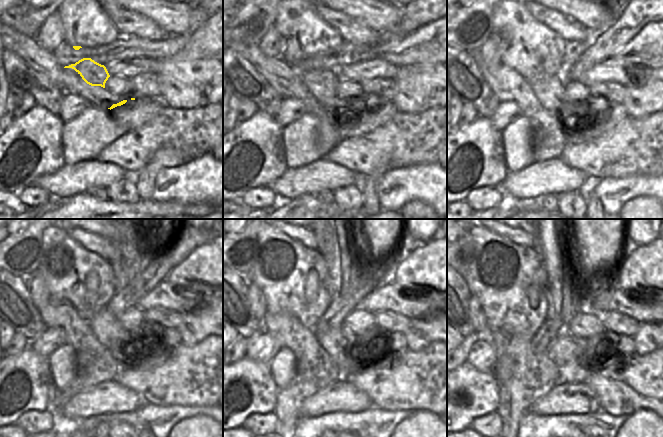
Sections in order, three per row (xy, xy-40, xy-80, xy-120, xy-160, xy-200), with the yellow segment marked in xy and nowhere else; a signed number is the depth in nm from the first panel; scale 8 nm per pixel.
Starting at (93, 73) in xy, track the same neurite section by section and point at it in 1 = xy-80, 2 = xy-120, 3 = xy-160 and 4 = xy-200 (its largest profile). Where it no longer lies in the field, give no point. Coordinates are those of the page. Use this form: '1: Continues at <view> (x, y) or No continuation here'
1: Continues at xy-80 (549, 90)
2: Continues at xy-120 (110, 333)
3: Continues at xy-160 (335, 343)
4: Continues at xy-200 (563, 350)

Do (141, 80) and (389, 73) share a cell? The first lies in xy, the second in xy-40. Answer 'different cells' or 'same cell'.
different cells

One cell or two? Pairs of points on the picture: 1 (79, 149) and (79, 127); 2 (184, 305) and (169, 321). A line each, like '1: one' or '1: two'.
1: one
2: two

